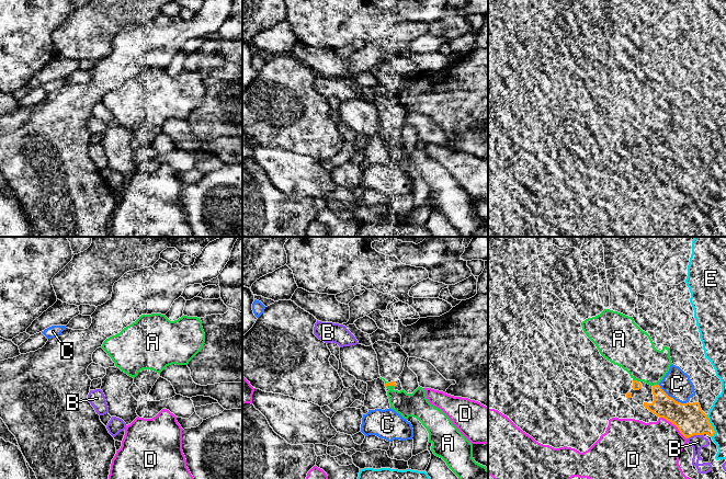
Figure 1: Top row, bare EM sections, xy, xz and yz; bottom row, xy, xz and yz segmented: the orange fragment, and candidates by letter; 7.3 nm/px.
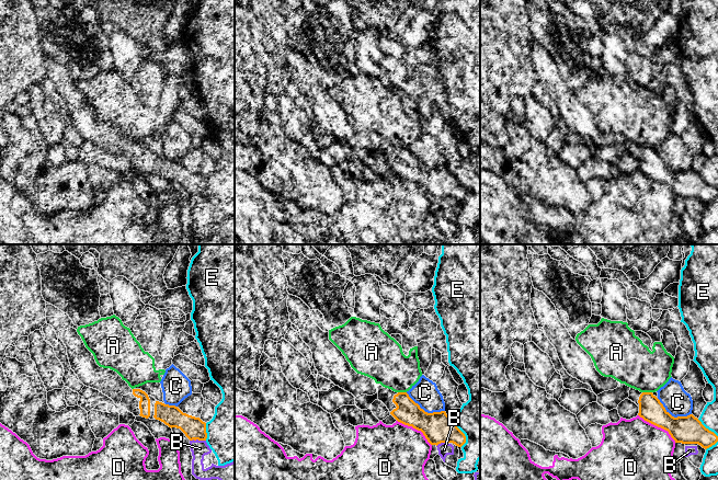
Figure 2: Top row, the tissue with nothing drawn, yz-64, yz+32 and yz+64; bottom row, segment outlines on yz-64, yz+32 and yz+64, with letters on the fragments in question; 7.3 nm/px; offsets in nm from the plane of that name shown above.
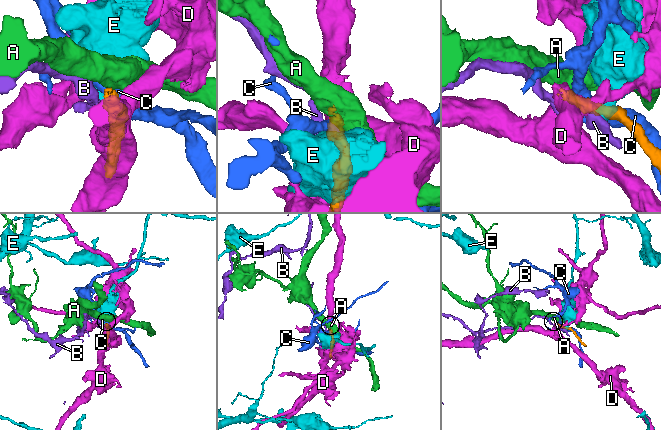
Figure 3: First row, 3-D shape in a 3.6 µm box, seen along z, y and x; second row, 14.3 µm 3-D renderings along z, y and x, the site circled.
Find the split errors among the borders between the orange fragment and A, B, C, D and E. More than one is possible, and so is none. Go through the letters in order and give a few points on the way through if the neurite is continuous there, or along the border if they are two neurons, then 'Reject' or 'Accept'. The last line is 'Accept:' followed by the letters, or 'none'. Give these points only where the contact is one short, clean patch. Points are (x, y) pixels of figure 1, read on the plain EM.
A: Reject
B: Reject
C: Reject
D: Reject
E: Reject
Accept: none

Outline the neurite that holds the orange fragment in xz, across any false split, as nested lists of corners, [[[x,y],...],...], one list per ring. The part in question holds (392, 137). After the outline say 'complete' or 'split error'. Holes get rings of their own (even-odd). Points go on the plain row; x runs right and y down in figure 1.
[[[386,95],[375,96],[373,103],[377,109],[379,129],[387,136],[385,141],[395,141],[395,135],[402,127],[408,109],[399,99],[388,98]]]; split error

